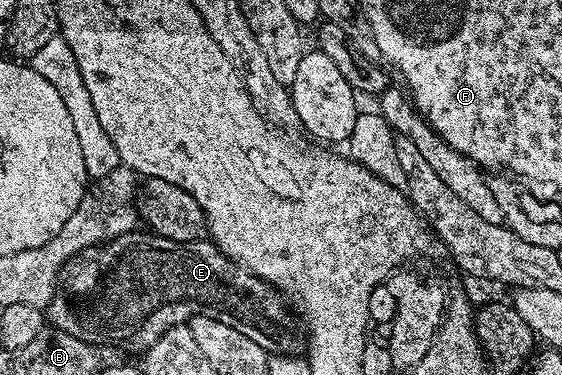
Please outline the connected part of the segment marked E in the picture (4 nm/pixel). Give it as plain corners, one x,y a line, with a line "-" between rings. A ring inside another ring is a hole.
150,232
139,233
118,234
110,242
105,242
102,246
90,246
87,250
83,250
80,254
75,254
69,259
66,266
63,267
63,273
61,275
61,296
52,298
51,303
45,308
46,321
52,327
61,329
63,332
69,332
70,335
80,340
85,340
91,345
113,346
122,348
124,351
127,349
143,352
146,351
148,346
153,345
169,328
190,323
196,314
207,314
210,318
221,320
221,324
229,324
229,328
237,328
237,332
241,332
241,336
249,336
249,340
253,340
253,344
261,344
261,348
267,351
268,355
295,356
304,349
305,334
301,329
300,319
289,309
288,303
285,301
283,295
273,289
267,282
257,276
253,276
253,272
241,268
232,258
226,258
215,247
214,242
210,240
178,242
177,240
169,240
168,238
160,238
159,235

